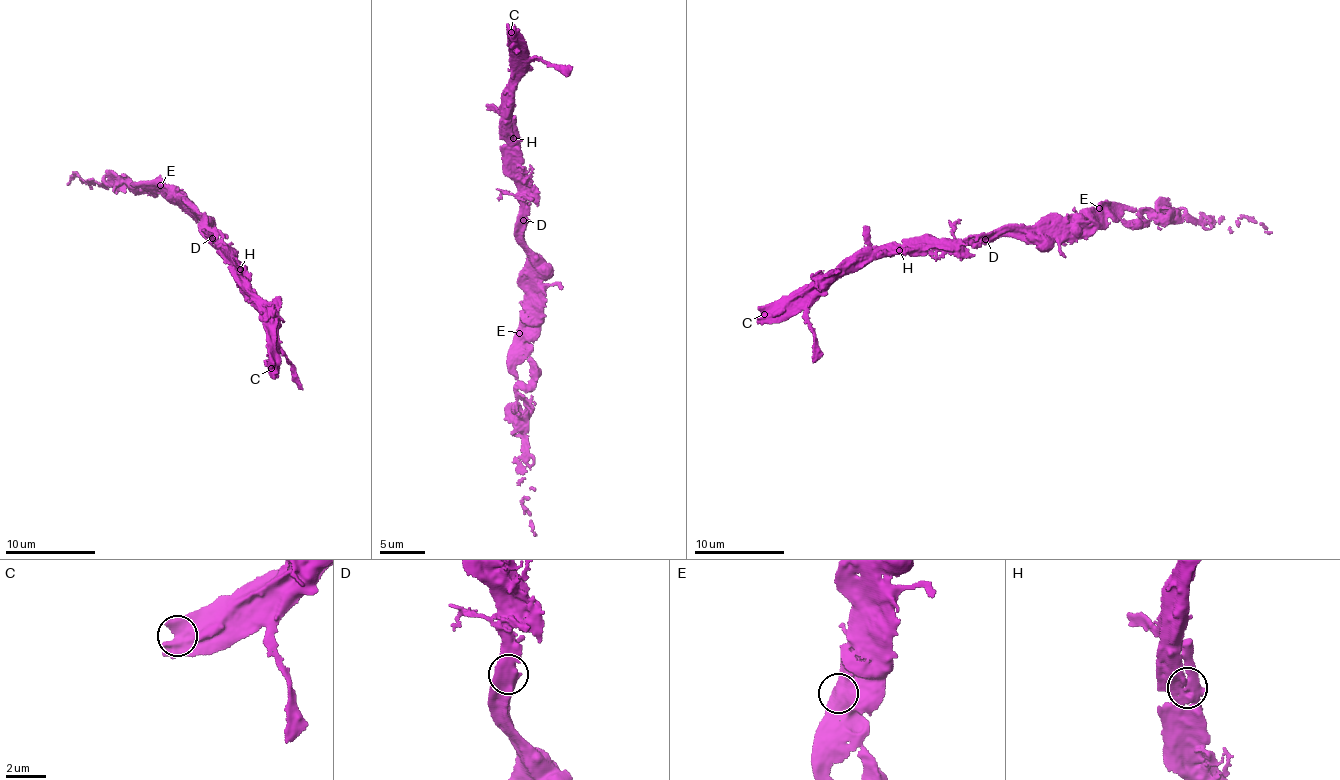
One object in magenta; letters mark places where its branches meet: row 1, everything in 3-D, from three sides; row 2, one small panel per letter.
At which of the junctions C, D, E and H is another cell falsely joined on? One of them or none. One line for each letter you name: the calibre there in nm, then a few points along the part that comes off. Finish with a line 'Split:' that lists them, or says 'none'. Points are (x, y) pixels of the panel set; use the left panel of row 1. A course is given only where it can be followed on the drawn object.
Split: none

